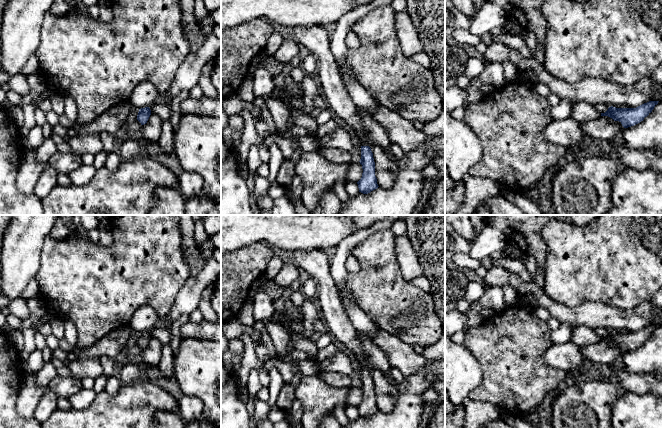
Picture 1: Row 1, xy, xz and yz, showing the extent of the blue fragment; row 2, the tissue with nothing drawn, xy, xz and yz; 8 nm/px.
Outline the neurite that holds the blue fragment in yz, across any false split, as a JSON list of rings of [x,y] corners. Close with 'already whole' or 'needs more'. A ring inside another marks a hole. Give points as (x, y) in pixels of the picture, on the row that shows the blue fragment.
[[[649,101],[636,108],[616,108],[611,106],[605,113],[600,113],[592,104],[577,102],[573,106],[571,117],[582,124],[597,119],[600,116],[608,116],[614,121],[619,121],[624,128],[628,128],[643,121],[652,112],[658,102]]]; needs more

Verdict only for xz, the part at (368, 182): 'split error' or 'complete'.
split error

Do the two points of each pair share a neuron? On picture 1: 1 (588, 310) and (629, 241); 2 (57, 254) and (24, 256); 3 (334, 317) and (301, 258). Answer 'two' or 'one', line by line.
1: two
2: two
3: one

